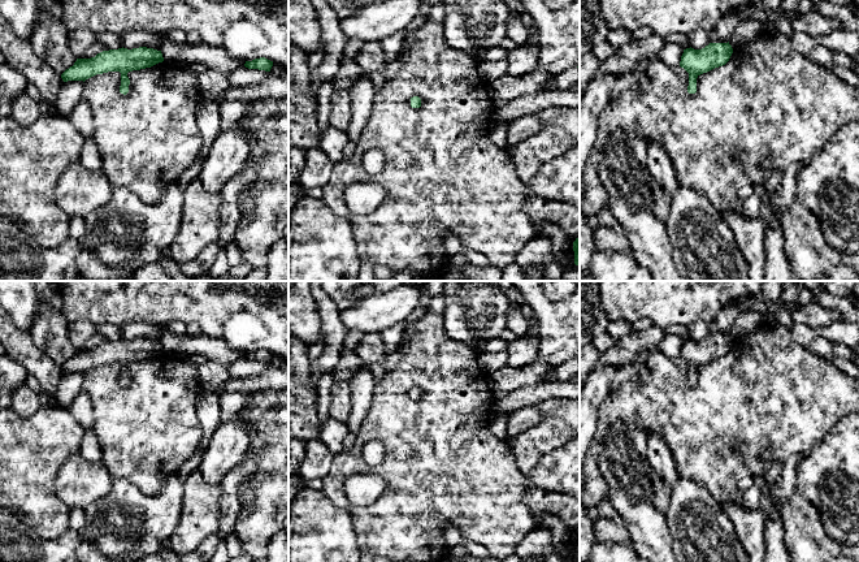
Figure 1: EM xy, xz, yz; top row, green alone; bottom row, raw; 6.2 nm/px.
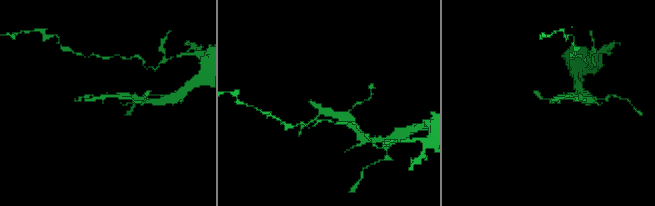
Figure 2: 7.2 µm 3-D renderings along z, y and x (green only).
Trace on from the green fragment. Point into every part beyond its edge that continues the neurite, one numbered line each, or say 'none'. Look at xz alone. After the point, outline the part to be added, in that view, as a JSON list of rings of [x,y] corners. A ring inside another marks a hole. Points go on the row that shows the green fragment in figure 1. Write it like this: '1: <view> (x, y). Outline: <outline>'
none

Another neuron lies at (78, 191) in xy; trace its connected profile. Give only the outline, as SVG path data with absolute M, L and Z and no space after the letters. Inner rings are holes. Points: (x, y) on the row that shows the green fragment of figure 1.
M77 161L60 176L55 198L70 217L86 217L110 200L113 189L101 170L88 170Z

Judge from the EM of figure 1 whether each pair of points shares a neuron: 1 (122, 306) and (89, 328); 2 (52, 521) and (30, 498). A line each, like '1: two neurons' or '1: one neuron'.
1: two neurons
2: one neuron

